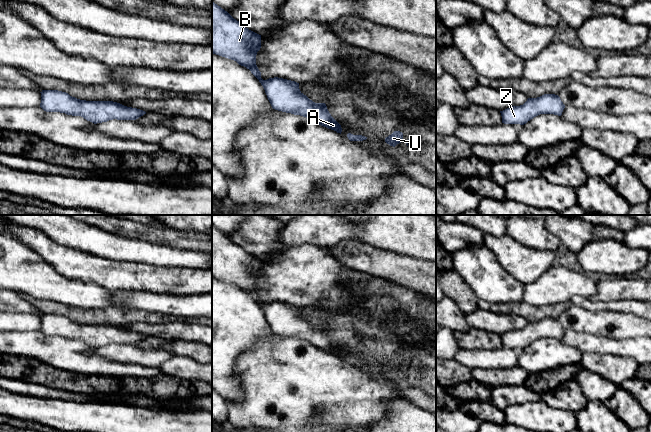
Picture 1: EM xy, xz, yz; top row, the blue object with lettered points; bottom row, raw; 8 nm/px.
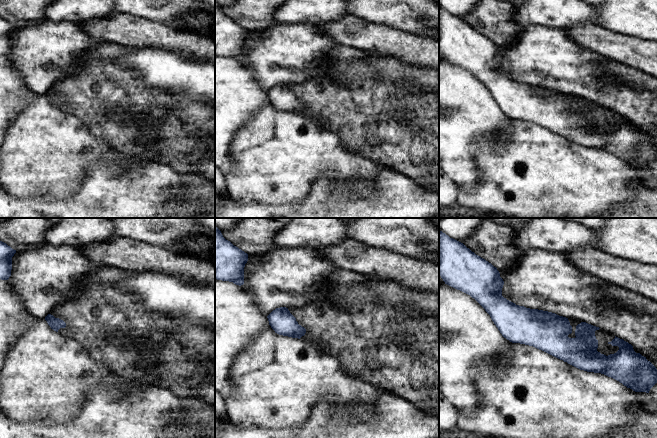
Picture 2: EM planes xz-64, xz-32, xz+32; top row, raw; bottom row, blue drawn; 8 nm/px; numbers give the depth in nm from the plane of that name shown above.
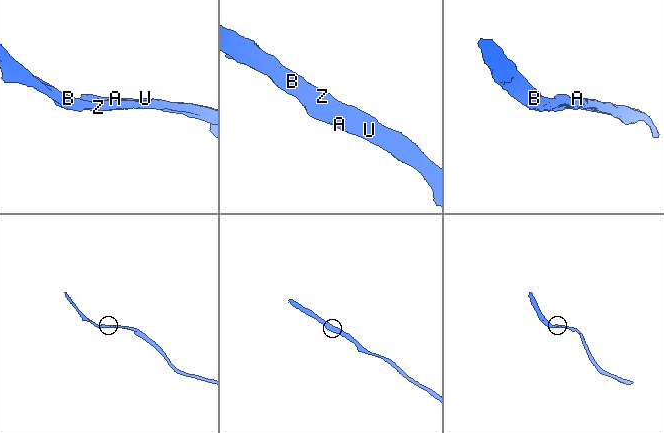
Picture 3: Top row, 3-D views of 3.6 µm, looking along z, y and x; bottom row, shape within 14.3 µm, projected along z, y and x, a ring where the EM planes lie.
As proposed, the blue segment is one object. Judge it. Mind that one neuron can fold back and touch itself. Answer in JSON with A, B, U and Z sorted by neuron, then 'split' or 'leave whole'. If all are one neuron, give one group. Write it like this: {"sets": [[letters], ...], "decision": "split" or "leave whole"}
{"sets": [["A", "B", "U", "Z"]], "decision": "leave whole"}

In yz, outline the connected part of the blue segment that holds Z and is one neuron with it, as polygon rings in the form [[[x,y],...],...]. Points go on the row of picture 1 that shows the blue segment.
[[[544,94],[537,98],[528,98],[520,106],[512,106],[500,111],[502,123],[524,125],[540,114],[554,114],[561,116],[565,105],[555,94]]]

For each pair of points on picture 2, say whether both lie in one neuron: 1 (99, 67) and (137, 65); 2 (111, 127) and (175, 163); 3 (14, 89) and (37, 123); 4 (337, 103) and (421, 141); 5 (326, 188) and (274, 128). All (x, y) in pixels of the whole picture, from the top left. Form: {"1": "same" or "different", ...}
{"1": "different", "2": "same", "3": "different", "4": "same", "5": "different"}

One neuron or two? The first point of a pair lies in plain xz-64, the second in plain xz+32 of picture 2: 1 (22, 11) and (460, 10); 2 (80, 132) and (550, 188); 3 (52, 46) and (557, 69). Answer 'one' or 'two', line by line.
1: two
2: one
3: one

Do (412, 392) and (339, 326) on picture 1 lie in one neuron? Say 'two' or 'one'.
one

